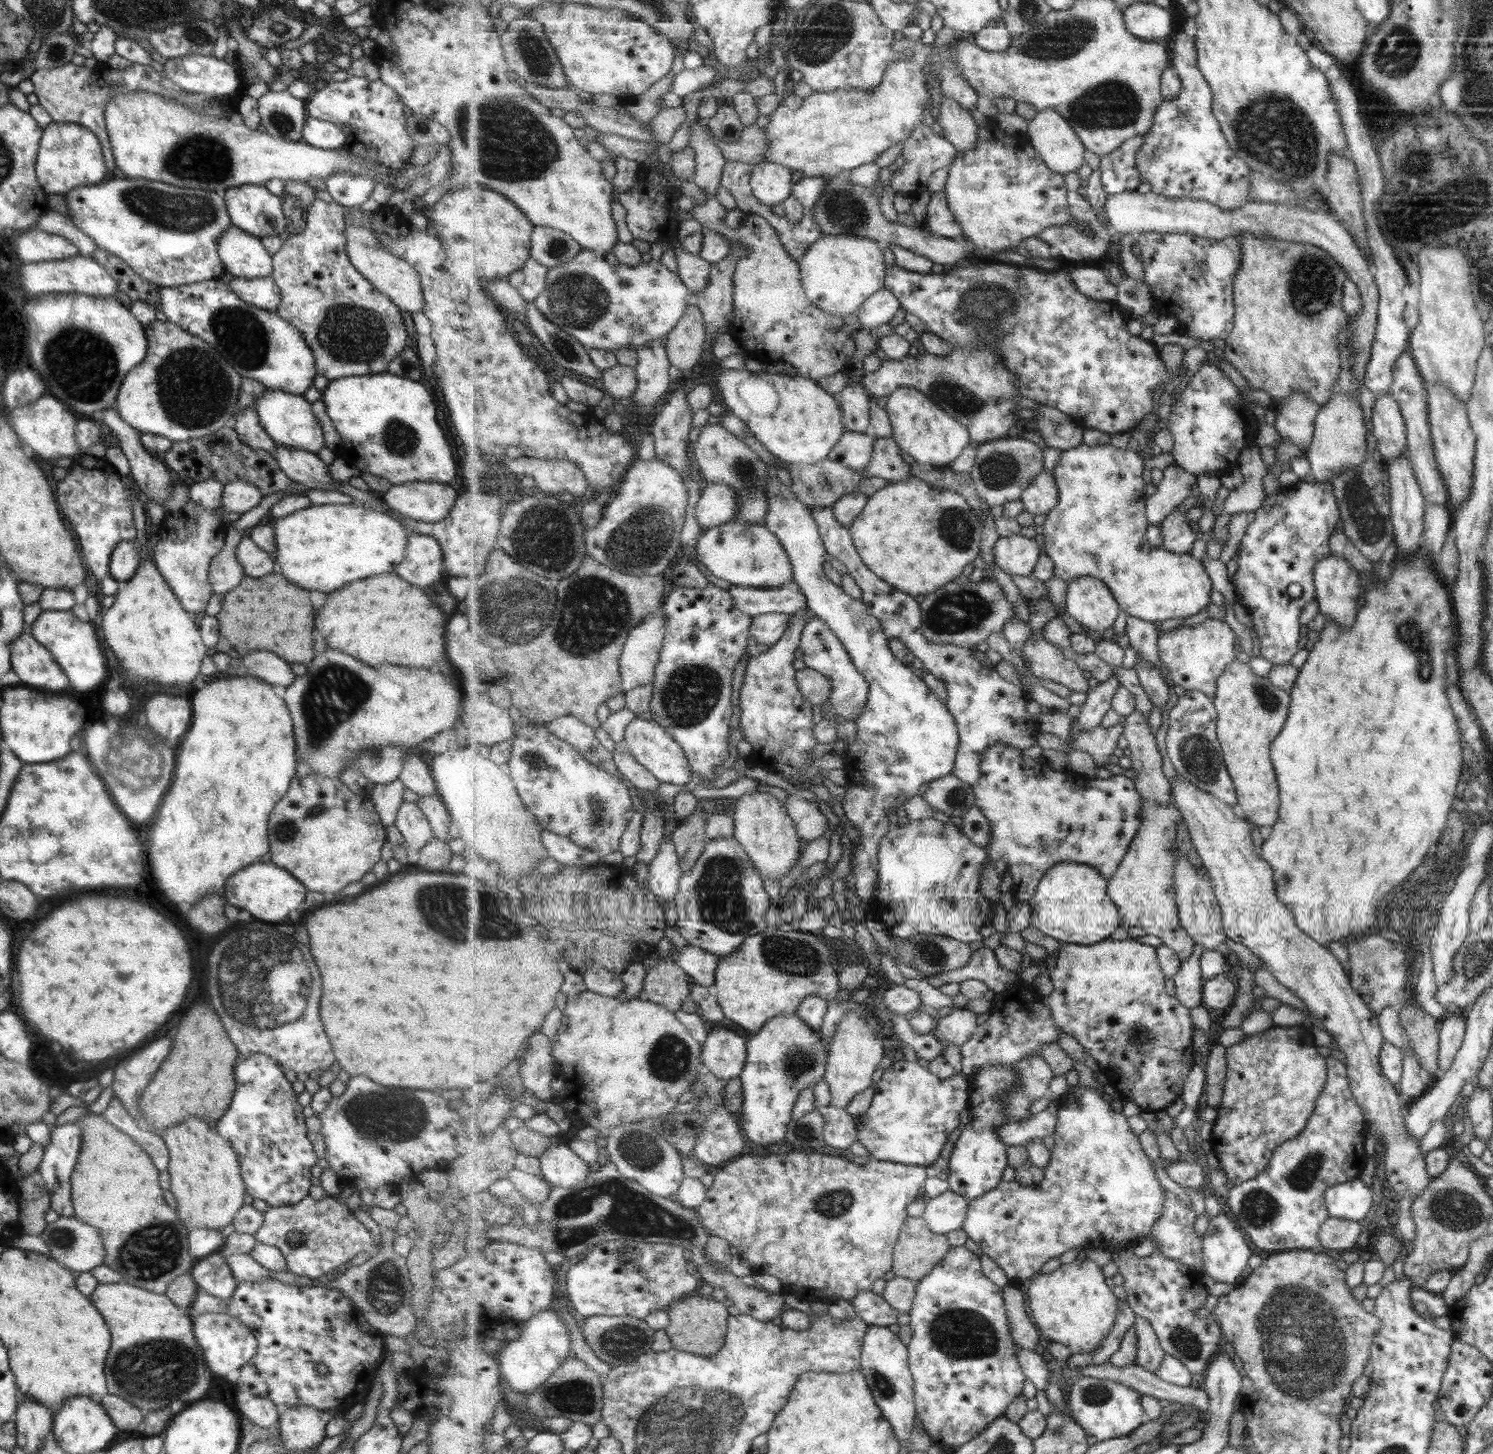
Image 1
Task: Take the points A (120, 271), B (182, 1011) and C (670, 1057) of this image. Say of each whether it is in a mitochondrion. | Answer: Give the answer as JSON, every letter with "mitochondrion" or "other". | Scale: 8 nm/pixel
{"A":"other","B":"other","C":"mitochondrion"}

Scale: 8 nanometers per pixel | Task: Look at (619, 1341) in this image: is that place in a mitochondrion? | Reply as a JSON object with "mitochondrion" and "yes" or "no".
{"mitochondrion":"yes"}

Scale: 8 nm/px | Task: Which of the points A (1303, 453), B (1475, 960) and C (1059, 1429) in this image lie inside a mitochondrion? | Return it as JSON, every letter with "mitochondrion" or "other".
{"A":"other","B":"mitochondrion","C":"mitochondrion"}

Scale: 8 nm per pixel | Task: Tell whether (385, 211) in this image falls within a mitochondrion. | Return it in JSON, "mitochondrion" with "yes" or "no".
{"mitochondrion":"no"}

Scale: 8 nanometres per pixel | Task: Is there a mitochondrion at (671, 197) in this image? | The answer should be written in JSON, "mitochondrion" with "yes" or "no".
{"mitochondrion":"no"}

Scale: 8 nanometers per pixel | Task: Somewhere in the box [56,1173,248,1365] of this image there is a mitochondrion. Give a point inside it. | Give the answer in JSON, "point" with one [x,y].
{"point":[157,1246]}

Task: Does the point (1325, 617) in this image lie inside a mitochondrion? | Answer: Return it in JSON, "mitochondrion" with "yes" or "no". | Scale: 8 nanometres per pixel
{"mitochondrion":"no"}

